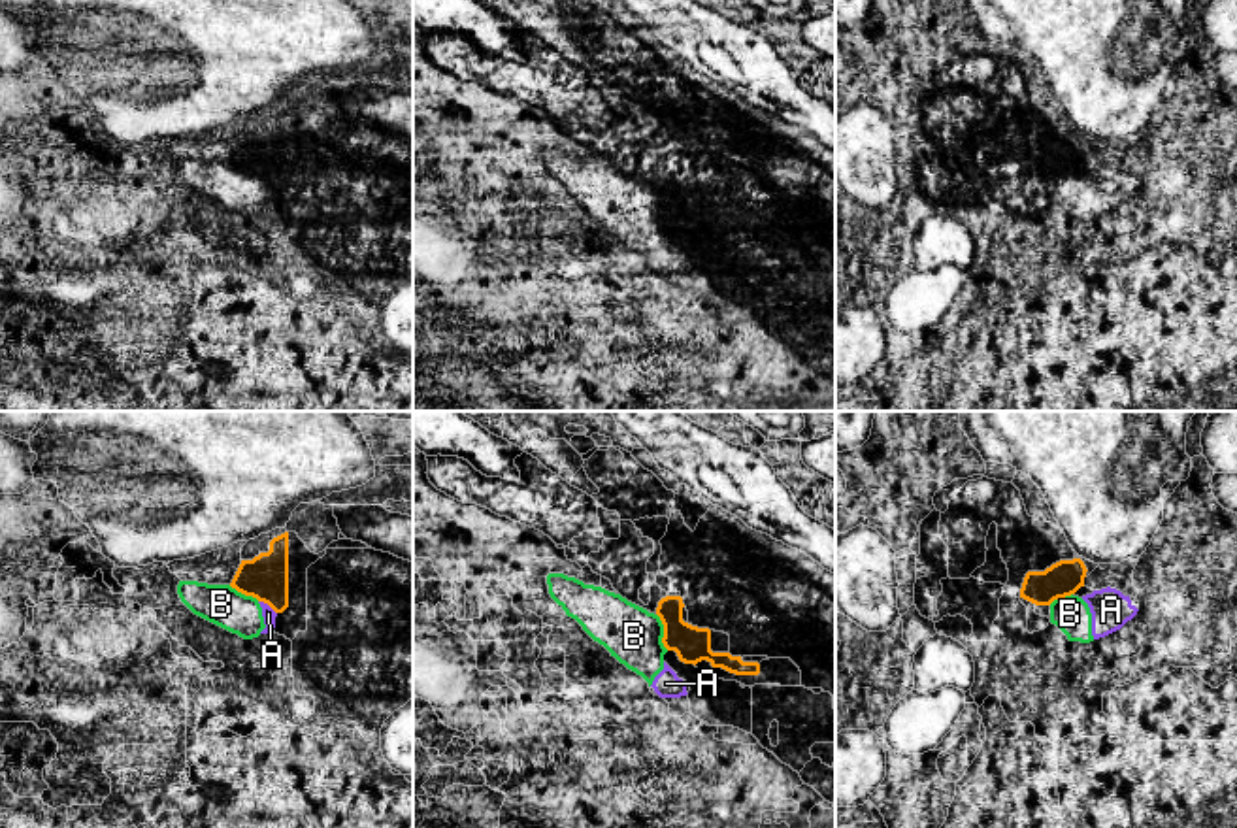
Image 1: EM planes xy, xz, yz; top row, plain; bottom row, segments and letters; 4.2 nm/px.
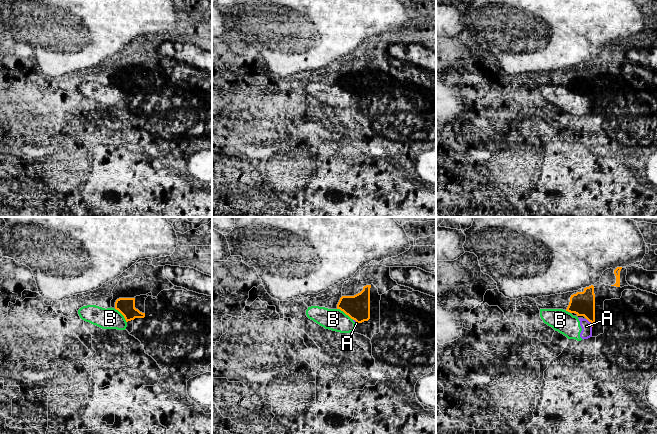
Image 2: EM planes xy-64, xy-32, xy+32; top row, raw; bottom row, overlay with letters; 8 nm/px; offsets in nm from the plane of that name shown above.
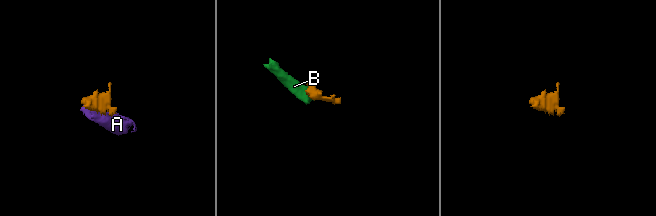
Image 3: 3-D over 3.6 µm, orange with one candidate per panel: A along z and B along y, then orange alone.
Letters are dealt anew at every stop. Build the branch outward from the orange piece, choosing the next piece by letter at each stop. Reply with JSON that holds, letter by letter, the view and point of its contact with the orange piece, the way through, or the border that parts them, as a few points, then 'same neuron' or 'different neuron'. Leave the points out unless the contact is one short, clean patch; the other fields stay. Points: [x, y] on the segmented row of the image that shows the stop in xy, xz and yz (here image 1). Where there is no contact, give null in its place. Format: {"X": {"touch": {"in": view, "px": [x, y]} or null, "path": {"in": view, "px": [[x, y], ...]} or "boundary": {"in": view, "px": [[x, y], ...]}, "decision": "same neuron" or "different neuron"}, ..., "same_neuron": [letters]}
{"A": {"touch": {"in": "xy", "px": [268, 604]}, "boundary": {"in": "xy", "px": [[259, 600], [276, 613]]}, "decision": "different neuron"}, "B": {"touch": {"in": "xz", "px": [664, 632]}, "boundary": {"in": "xz", "px": [[657, 613], [662, 625], [662, 644], [668, 649]]}, "decision": "different neuron"}, "same_neuron": []}

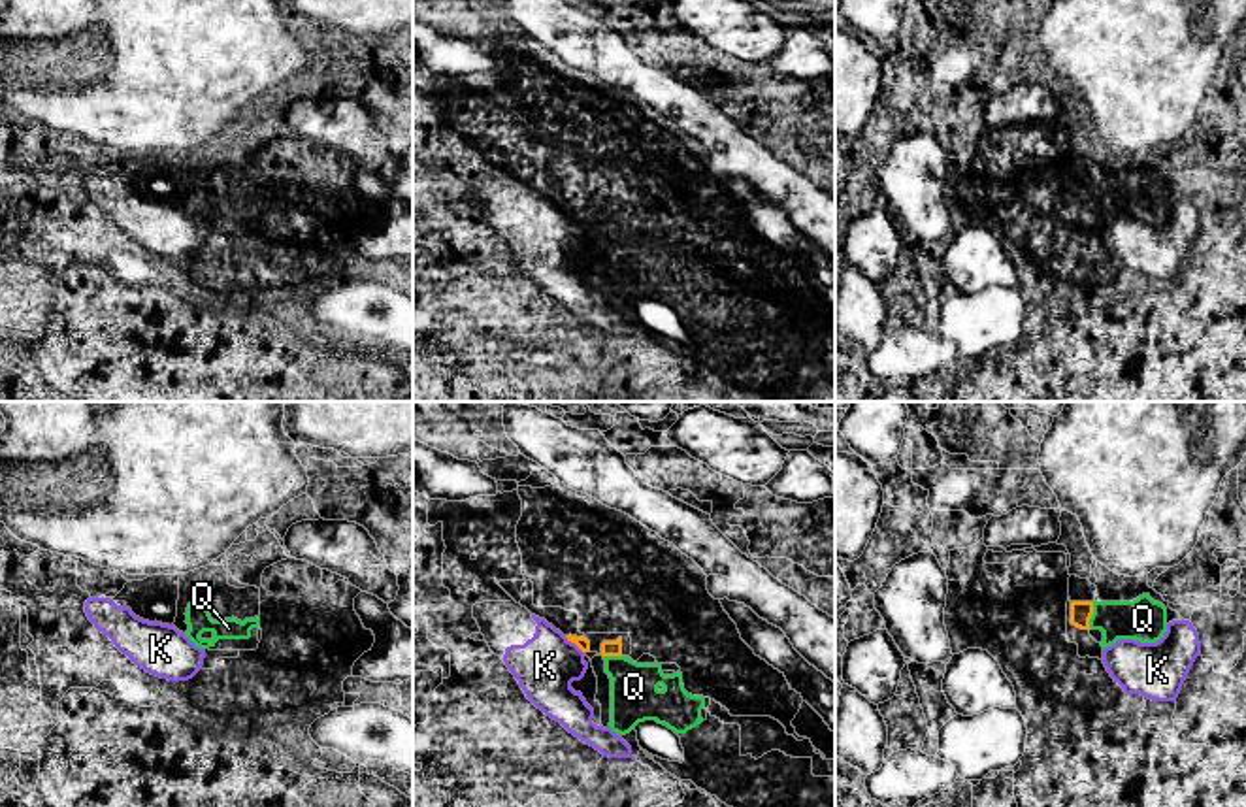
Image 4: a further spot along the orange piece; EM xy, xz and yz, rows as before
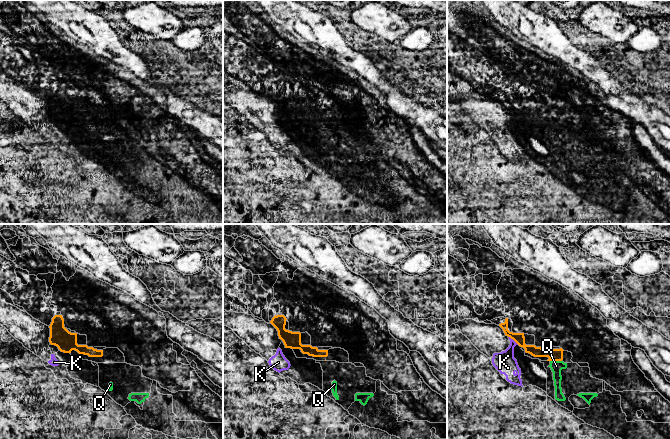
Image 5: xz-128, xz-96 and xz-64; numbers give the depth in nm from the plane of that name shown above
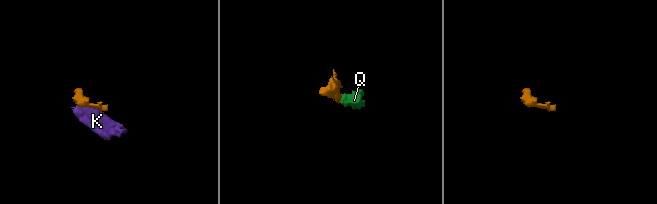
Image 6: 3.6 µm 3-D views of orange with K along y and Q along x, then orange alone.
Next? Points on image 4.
{"K": {"touch": {"in": "xz", "px": [573, 642]}, "boundary": {"in": "xz", "px": [[564, 636], [583, 653]]}, "decision": "different neuron"}, "Q": {"touch": {"in": "yz", "px": [1092, 613]}, "path": {"in": "yz", "px": [[1081, 611], [1092, 613], [1114, 619], [1143, 619]]}, "decision": "same neuron"}, "same_neuron": ["Q"]}

